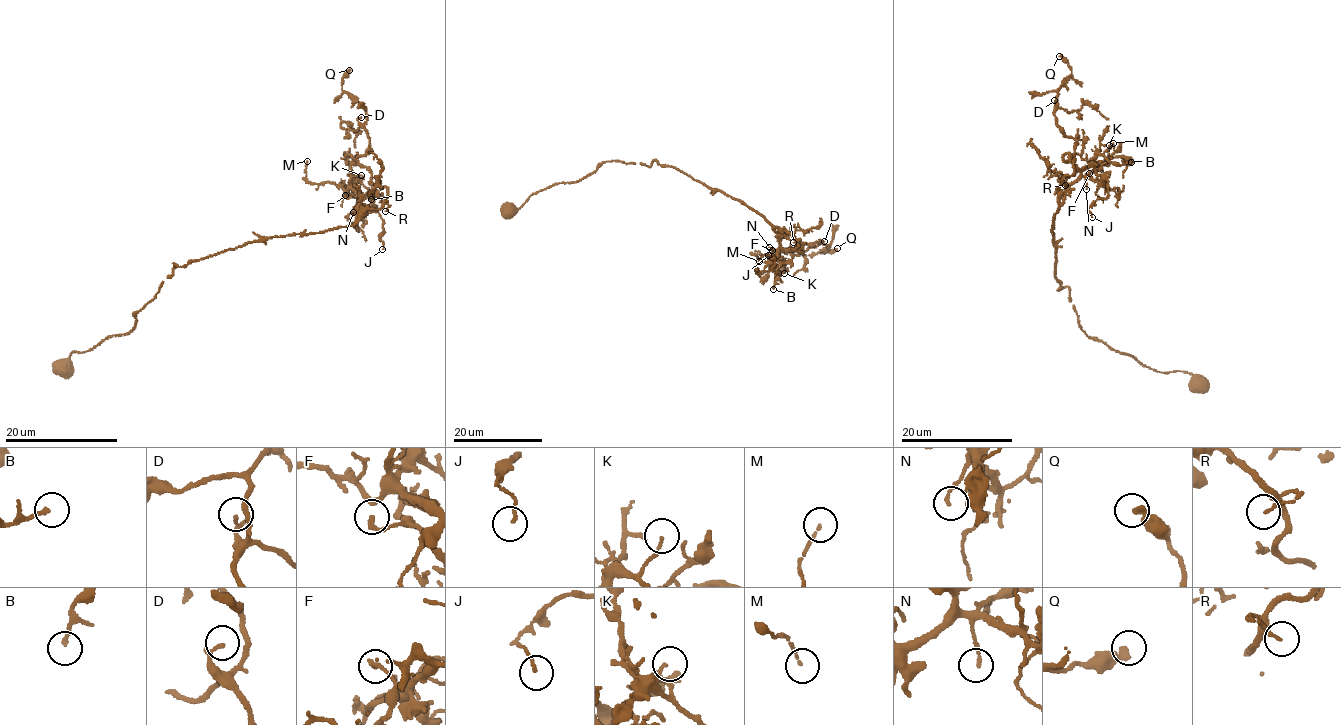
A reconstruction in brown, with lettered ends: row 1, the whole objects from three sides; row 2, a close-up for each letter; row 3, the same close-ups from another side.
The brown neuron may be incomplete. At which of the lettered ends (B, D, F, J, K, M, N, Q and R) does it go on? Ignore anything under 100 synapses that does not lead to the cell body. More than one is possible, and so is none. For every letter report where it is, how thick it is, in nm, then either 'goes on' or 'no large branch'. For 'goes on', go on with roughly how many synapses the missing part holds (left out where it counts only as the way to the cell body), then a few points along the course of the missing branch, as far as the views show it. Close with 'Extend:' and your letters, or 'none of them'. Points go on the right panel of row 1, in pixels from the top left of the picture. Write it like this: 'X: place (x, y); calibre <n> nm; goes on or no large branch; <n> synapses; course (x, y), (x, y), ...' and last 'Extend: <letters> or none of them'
B: place (1131, 162); calibre 170 nm; no large branch
D: place (1054, 100); calibre 190 nm; no large branch
F: place (1089, 173); calibre 170 nm; no large branch
J: place (1092, 217); calibre 110 nm; no large branch
K: place (1109, 145); calibre 80 nm; no large branch
M: place (1113, 143); calibre 100 nm; no large branch
N: place (1086, 189); calibre 130 nm; no large branch
Q: place (1059, 56); calibre 340 nm; no large branch
R: place (1065, 185); calibre 130 nm; no large branch
Extend: none of them

